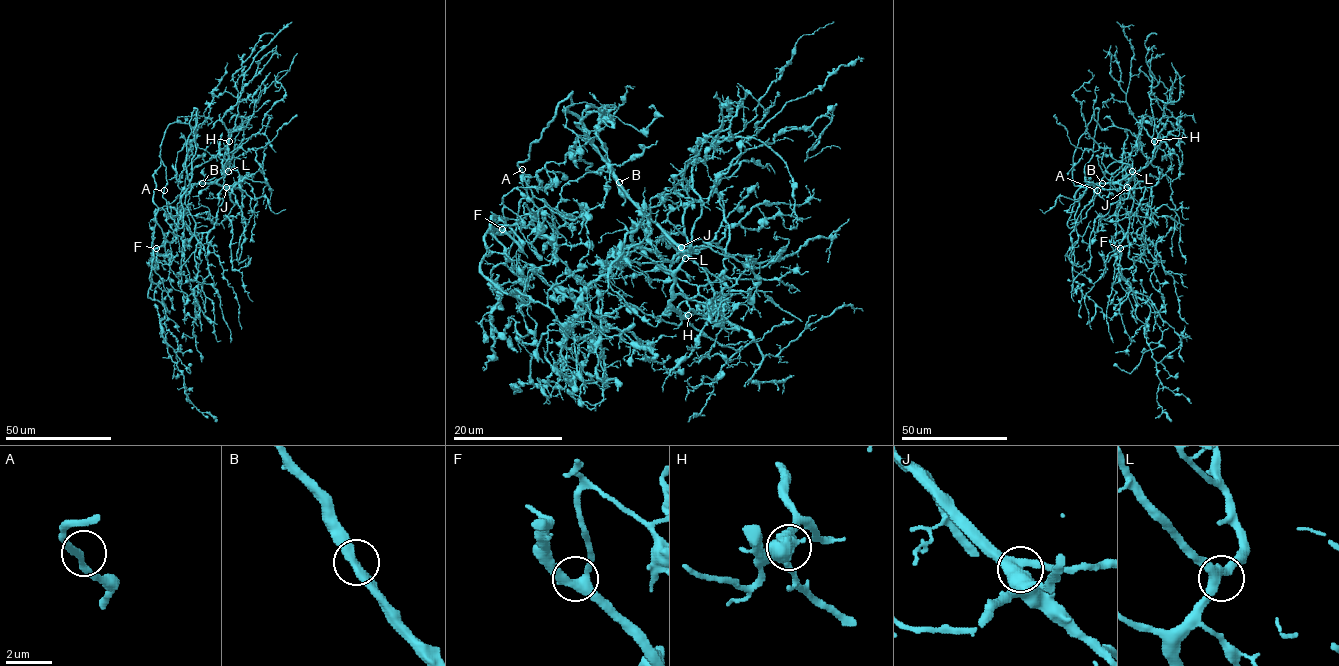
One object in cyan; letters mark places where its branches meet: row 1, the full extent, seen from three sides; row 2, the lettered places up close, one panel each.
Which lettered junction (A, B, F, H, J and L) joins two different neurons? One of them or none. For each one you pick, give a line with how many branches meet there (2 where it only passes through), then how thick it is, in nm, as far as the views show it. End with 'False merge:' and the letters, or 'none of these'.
False merge: none of these

